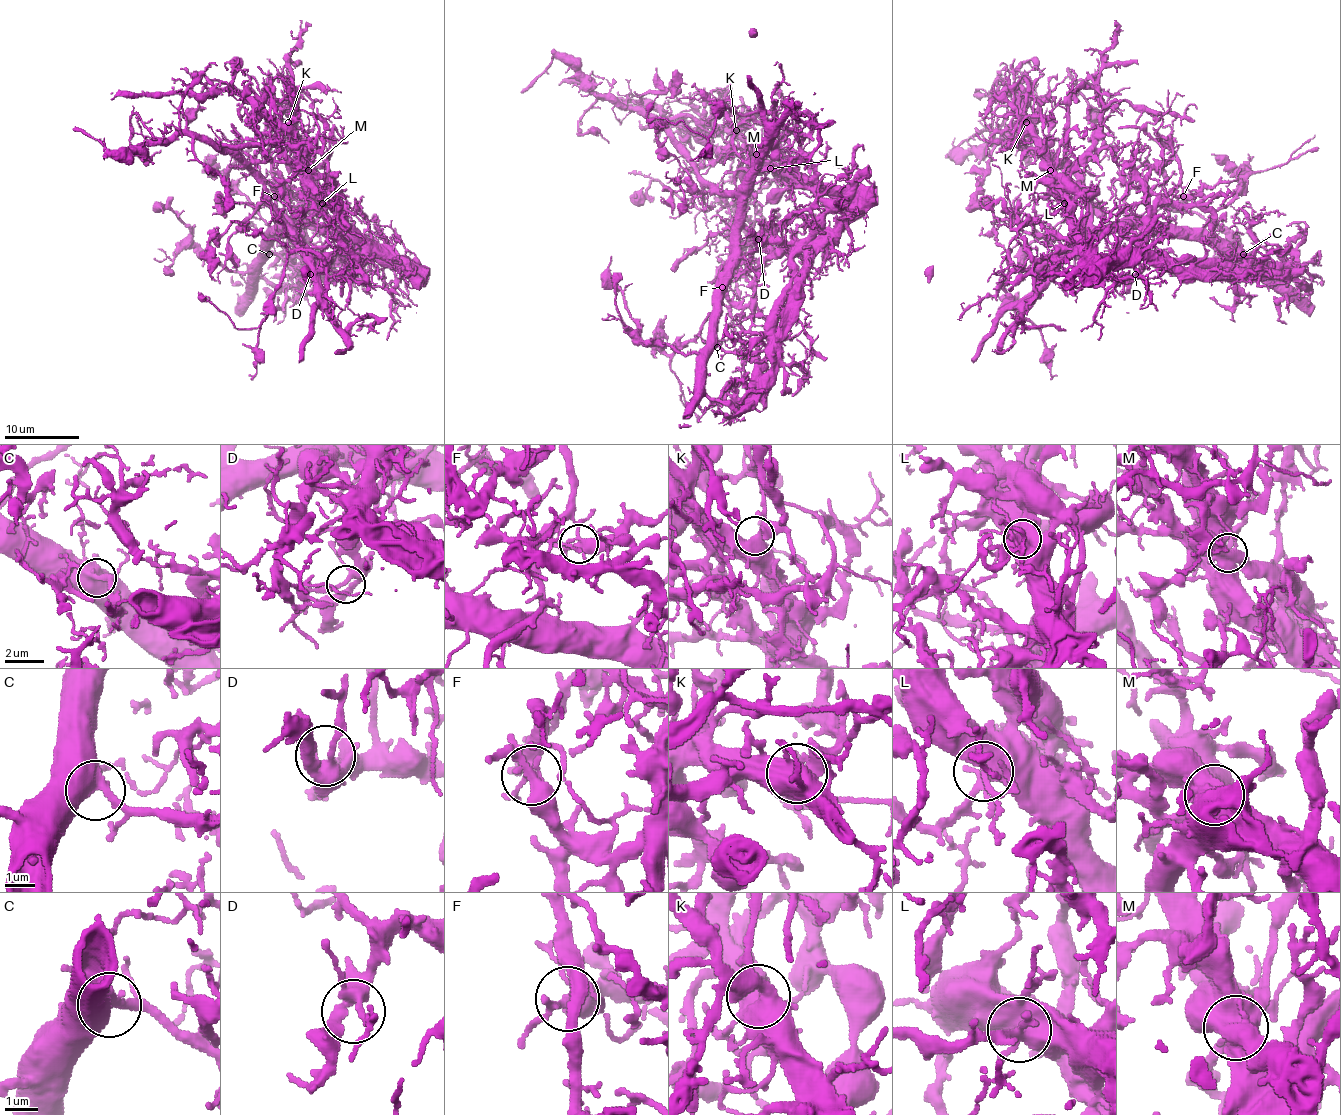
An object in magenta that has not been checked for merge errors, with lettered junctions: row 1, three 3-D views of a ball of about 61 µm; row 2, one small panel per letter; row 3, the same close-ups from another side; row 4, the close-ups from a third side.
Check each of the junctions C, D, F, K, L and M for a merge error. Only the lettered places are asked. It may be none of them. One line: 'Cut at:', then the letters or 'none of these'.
Cut at: F, M

